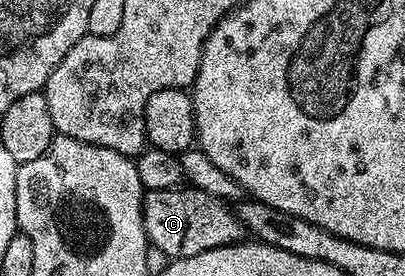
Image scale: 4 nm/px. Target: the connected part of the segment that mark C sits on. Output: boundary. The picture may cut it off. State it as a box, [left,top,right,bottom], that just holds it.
[143,188,245,260]

